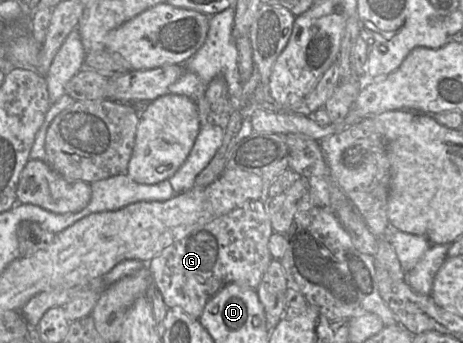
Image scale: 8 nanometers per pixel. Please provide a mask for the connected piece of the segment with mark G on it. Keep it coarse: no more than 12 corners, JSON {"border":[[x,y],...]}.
{"border":[[266,200],[199,226],[147,263],[169,309],[198,319],[273,257]]}

